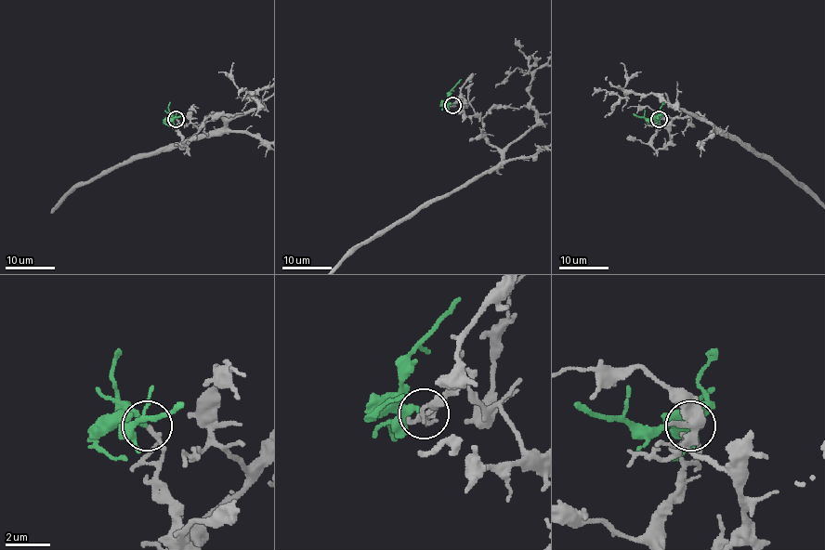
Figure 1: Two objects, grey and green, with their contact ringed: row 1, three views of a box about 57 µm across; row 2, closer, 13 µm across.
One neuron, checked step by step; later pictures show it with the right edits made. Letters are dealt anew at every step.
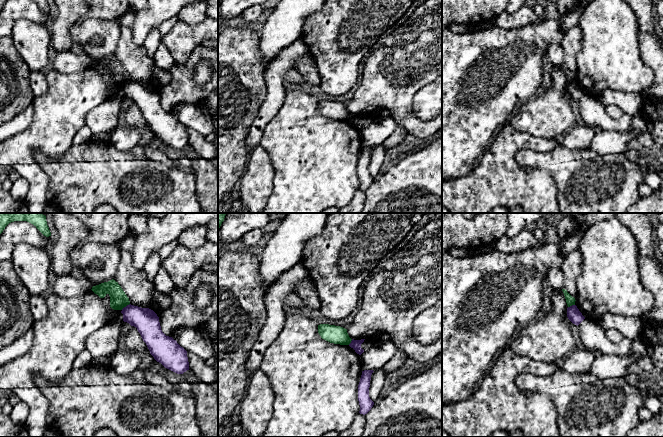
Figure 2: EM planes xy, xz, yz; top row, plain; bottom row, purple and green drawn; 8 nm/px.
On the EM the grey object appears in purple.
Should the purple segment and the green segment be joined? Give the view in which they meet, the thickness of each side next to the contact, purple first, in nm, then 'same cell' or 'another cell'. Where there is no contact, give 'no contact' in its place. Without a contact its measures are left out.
xy | 200/140 nm | another cell

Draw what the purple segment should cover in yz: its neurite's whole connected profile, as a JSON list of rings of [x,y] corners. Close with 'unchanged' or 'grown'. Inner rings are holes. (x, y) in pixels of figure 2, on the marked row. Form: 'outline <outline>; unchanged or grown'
outline [[[572,305],[567,308],[567,317],[573,324],[577,326],[585,319],[576,305]]]; unchanged

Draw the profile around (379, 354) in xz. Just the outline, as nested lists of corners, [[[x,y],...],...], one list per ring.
[[[374,343],[360,355],[362,370],[381,369],[397,352],[393,343]]]

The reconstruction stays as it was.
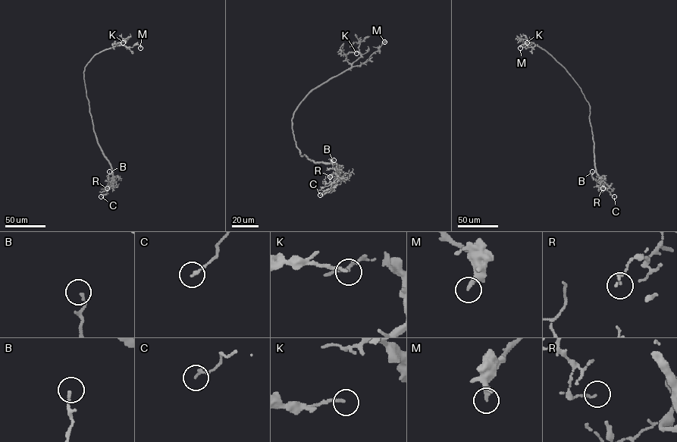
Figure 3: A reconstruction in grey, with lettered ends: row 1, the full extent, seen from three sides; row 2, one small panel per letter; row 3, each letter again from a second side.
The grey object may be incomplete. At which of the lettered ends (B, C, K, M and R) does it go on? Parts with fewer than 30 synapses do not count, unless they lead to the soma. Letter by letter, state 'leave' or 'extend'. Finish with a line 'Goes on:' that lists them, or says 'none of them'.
B: leave
C: leave
K: leave
M: leave
R: leave
Goes on: none of them

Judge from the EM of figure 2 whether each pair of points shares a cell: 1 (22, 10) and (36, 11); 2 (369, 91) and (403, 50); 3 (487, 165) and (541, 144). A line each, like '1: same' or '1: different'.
1: same
2: same
3: same

